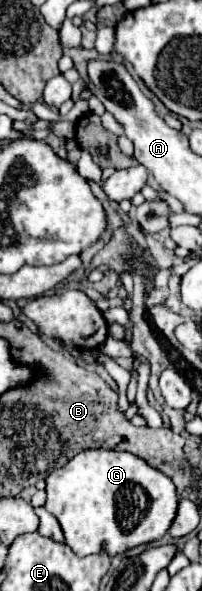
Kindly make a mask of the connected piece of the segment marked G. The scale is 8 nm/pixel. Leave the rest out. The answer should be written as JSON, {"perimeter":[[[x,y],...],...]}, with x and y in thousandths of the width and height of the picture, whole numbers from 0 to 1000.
{"perimeter":[[[411,761],[233,805],[223,860],[292,880],[332,924],[381,941],[530,934],[550,944],[698,920],[797,914],[876,873],[886,836],[856,812],[708,775],[579,761]]]}

